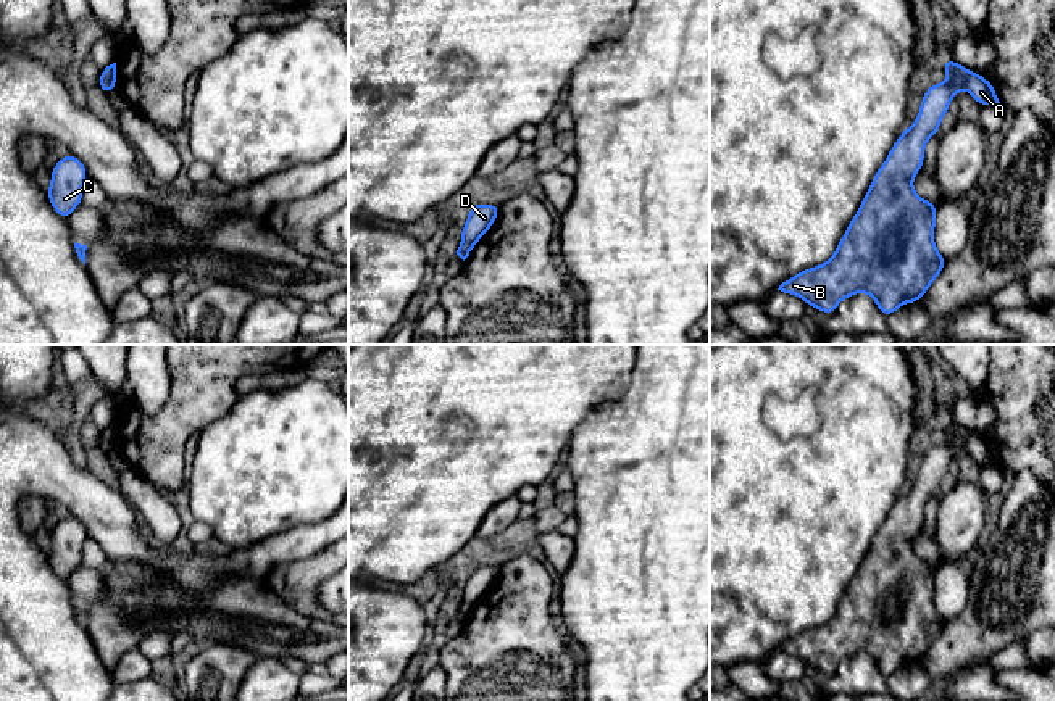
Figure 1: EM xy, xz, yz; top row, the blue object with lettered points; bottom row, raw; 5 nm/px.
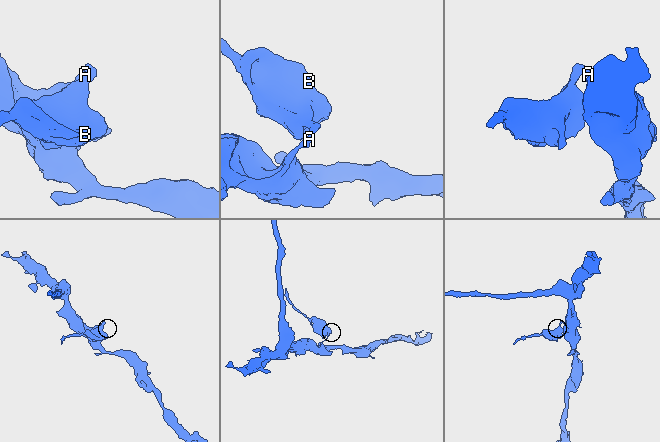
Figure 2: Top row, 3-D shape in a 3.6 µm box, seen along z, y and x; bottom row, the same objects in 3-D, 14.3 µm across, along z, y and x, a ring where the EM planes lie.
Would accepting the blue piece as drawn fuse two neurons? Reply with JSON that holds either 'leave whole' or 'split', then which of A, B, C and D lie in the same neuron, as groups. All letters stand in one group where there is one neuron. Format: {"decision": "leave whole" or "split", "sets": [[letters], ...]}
{"decision": "split", "sets": [["A"], ["B", "C", "D"]]}

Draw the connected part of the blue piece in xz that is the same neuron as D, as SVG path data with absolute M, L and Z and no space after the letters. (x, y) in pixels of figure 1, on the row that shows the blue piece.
M477 203L473 205L466 222L461 229L461 240L476 245L481 237L492 227L500 213L500 205Z

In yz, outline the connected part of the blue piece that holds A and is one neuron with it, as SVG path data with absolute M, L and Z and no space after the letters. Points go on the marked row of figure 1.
M971 73L965 87L978 105L992 105L1002 113L1005 111L997 98L995 87L984 76Z

